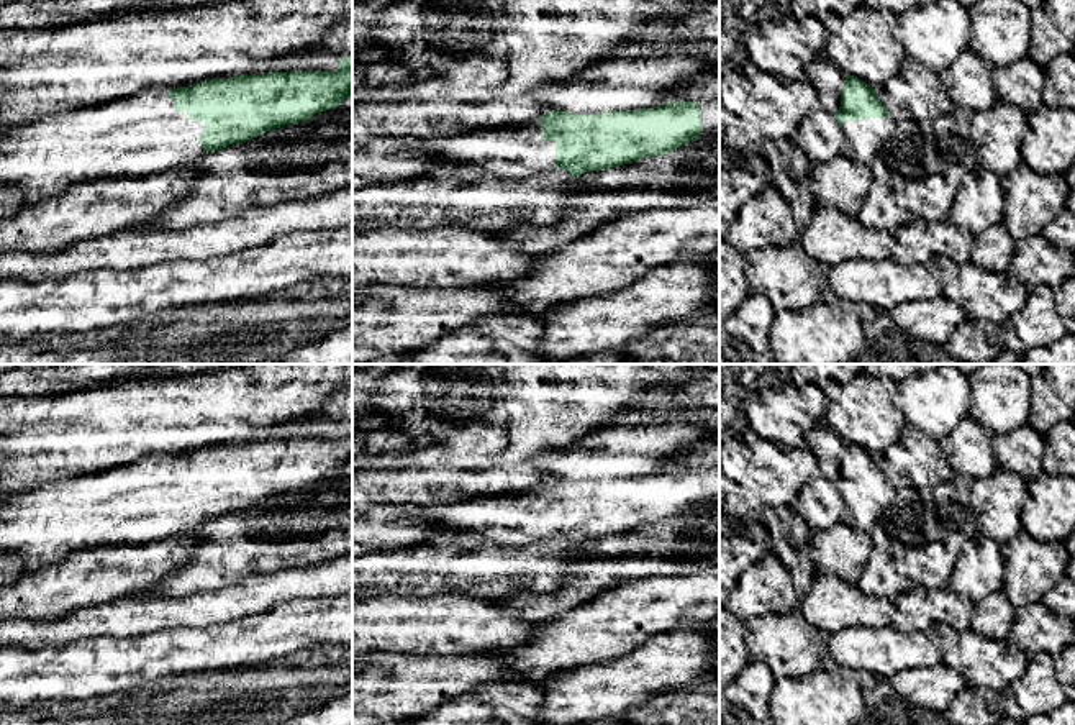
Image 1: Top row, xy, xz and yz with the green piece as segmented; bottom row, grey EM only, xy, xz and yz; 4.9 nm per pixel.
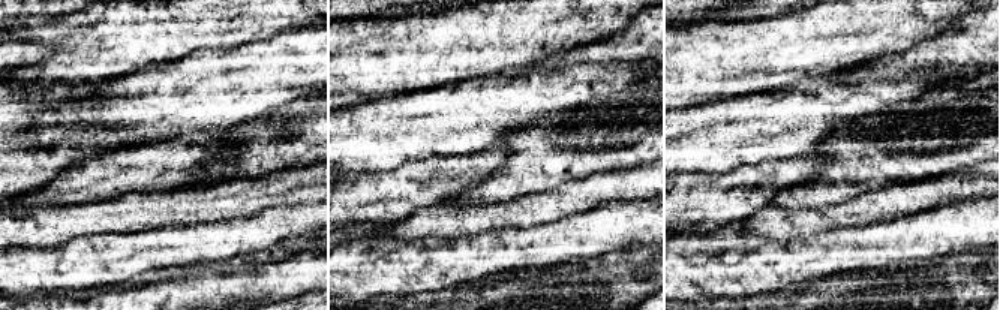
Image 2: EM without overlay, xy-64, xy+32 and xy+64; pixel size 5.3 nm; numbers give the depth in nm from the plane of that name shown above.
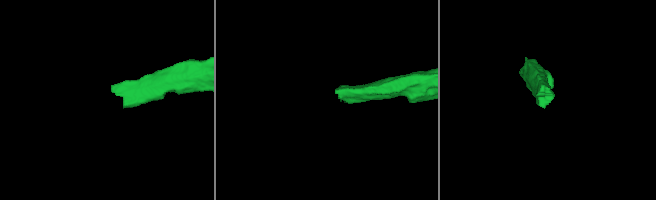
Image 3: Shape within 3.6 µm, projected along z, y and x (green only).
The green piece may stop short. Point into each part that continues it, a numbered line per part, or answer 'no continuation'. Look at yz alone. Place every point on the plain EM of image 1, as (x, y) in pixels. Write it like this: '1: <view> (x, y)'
1: yz (866, 506)

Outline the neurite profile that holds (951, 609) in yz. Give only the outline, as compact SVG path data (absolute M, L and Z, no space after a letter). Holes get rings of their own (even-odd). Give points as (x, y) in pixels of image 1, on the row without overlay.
M916 586L895 600L896 613L891 627L903 633L932 633L937 622L957 630L970 628L975 604L950 589L924 589Z

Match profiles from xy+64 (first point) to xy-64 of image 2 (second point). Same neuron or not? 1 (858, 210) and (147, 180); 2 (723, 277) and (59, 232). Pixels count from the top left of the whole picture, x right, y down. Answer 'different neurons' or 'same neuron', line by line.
1: different neurons
2: different neurons

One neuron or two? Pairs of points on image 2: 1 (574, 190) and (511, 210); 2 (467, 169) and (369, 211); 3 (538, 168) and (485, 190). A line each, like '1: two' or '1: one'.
1: one
2: one
3: one

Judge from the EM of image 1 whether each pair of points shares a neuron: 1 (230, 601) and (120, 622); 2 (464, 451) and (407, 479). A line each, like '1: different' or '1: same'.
1: same
2: different

